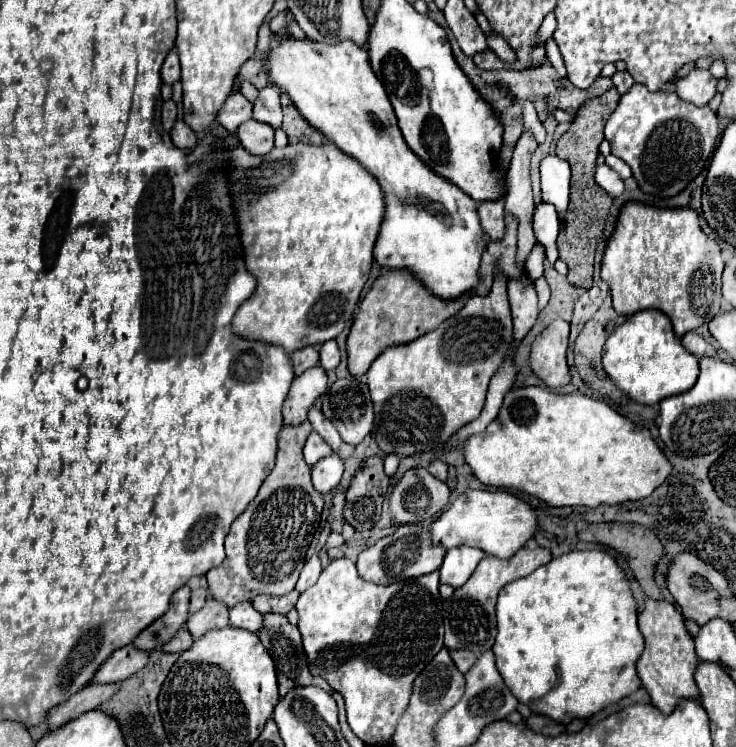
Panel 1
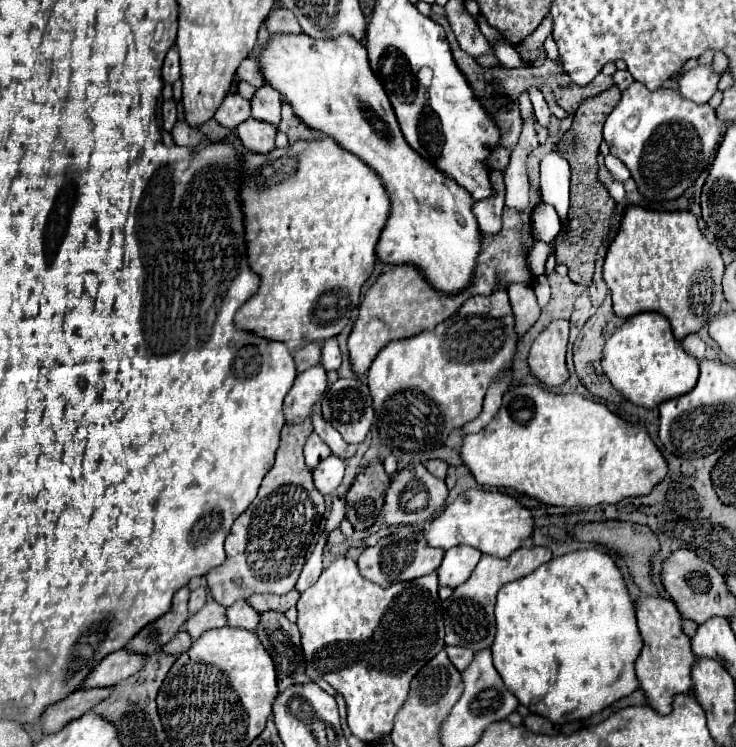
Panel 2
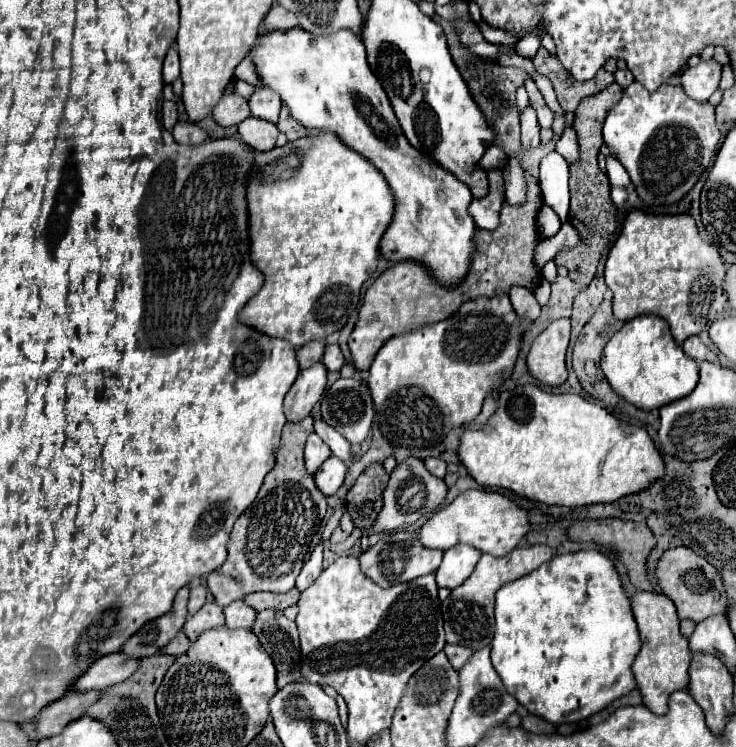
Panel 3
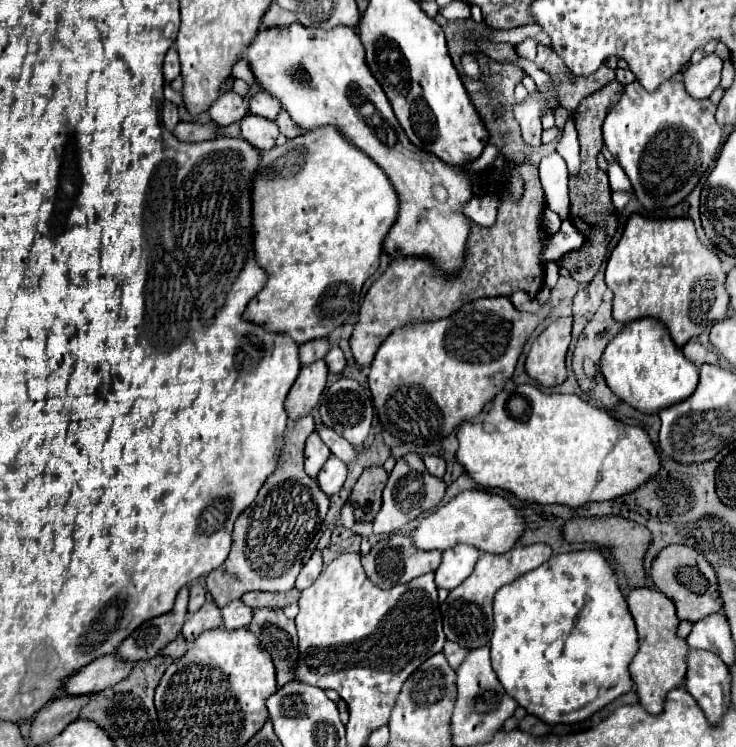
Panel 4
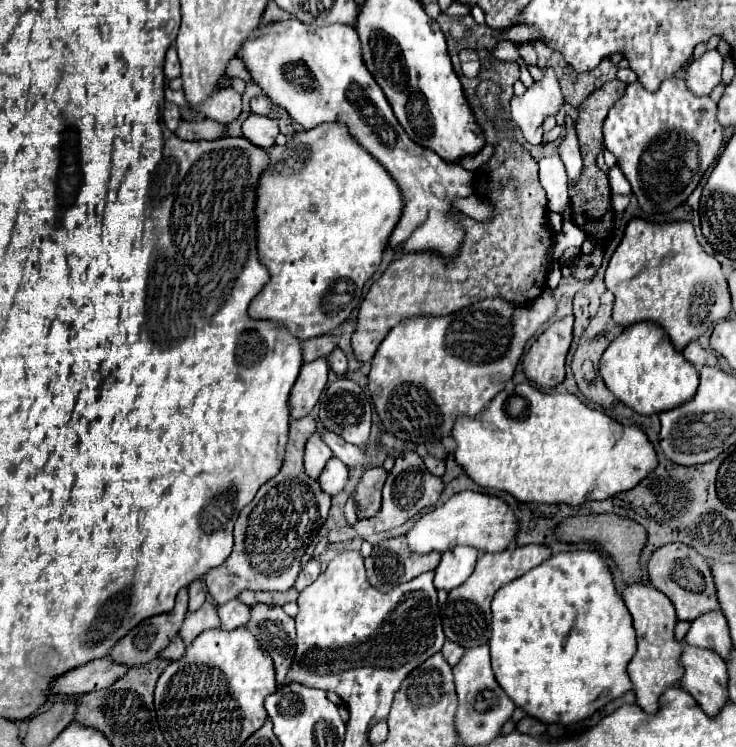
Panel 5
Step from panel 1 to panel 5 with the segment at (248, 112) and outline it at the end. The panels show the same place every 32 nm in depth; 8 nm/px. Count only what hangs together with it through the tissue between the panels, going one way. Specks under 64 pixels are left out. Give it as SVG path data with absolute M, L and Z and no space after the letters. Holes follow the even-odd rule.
M222 88L216 90L212 98L208 98L200 112L204 112L208 118L220 122L220 124L230 124L232 120L236 120L242 114L242 98L238 92L234 92L232 88Z

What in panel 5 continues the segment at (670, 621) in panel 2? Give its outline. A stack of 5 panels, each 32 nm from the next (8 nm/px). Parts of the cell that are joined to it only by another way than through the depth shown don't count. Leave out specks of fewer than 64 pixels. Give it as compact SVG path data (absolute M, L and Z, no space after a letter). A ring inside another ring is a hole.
M646 584L626 586L622 598L632 614L634 628L638 634L638 650L628 664L628 674L642 710L648 714L656 714L660 708L658 700L664 690L680 682L680 652L684 652L684 644L674 638L674 626L678 622L676 612L662 592Z

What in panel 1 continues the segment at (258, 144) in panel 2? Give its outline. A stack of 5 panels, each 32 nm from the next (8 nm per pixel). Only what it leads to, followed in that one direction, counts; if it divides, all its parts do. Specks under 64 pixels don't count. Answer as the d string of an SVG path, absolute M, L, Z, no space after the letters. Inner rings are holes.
M248 120L238 128L238 138L242 146L256 156L264 156L274 148L274 130L268 124Z

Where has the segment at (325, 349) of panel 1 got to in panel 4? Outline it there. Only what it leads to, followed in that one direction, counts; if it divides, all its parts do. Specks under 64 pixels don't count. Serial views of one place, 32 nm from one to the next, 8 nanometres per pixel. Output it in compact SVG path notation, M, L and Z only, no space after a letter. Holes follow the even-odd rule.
M332 344L332 348L328 350L328 356L324 358L324 362L328 364L328 370L330 370L330 372L340 374L340 372L344 370L346 358L344 358L344 354L342 354L342 350L340 350L338 344Z

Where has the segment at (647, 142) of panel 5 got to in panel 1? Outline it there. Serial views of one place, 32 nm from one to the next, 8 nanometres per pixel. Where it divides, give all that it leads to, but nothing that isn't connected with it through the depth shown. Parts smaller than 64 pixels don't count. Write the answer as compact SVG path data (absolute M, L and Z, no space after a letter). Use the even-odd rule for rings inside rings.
M634 84L634 88L620 98L618 108L606 122L604 134L612 144L612 154L622 158L632 168L634 178L638 180L638 186L644 190L644 194L668 198L682 192L690 180L698 176L710 162L718 142L718 118L716 112L712 112L708 106L694 106L684 102L676 92L648 92L646 86Z

